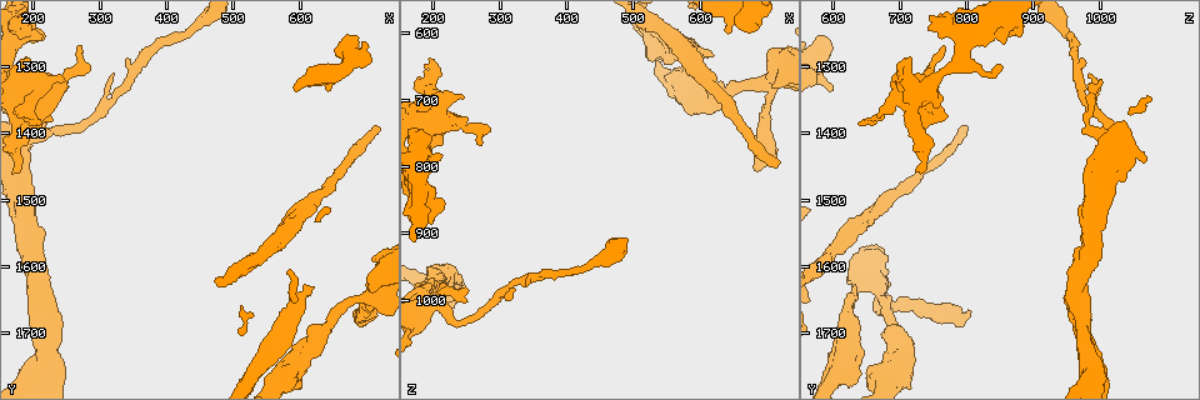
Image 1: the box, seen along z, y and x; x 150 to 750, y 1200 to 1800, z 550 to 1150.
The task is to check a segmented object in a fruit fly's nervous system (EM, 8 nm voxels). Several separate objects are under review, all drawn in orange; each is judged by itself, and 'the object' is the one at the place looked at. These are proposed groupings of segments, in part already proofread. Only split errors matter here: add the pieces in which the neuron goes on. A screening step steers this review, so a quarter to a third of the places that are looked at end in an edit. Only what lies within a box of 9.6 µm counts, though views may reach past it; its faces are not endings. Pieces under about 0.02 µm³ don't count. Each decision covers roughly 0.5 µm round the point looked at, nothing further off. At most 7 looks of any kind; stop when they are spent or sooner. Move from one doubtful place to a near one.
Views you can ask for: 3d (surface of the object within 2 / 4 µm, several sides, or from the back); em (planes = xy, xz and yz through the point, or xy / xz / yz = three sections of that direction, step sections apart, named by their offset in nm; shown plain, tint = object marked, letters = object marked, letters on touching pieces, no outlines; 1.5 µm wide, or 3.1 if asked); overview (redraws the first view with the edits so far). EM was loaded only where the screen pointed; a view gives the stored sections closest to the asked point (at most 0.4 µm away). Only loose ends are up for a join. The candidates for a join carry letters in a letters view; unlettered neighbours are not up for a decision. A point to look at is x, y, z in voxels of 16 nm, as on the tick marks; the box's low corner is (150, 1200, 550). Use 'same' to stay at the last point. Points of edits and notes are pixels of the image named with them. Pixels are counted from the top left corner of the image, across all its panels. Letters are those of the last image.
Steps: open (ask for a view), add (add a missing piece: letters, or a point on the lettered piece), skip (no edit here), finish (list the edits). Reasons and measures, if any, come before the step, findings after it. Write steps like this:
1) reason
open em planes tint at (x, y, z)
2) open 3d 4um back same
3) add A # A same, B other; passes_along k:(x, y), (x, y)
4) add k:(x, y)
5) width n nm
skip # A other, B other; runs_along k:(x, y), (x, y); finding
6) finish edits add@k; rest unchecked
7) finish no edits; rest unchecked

an open end
open 3d 4um at (195, 1390, 635)

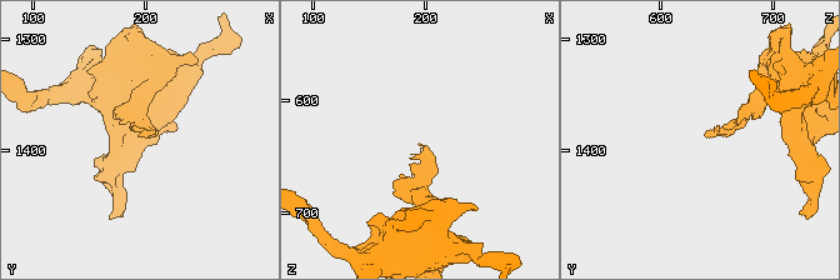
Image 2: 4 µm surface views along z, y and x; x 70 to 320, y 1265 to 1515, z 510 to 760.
open em planes letters at (194, 1386, 638)

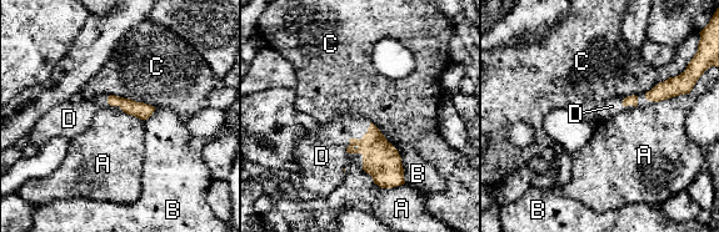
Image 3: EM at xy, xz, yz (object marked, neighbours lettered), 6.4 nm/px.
width 100 nm
add D # A other, B other, C other, D same; passes_along 3:(380, 159), (348, 146), (321, 156); the neuron continues

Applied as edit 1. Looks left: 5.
see it whole again
open overview

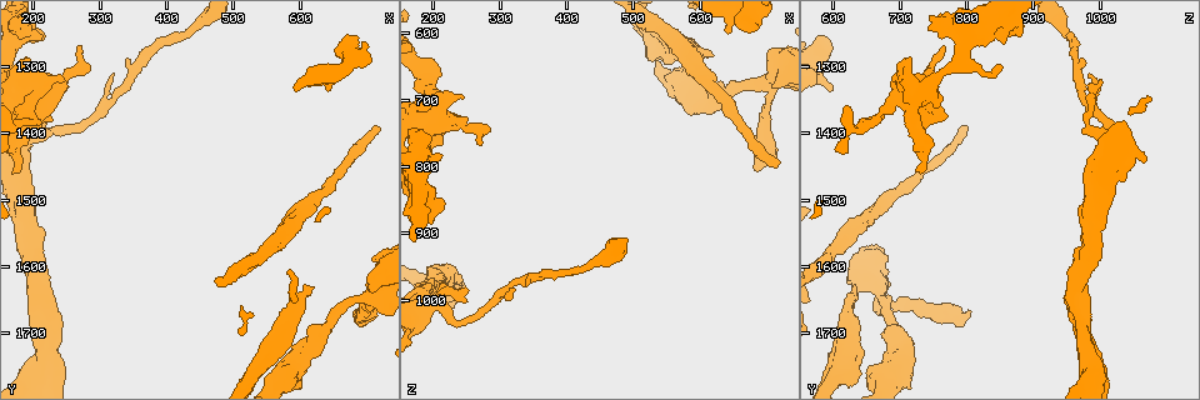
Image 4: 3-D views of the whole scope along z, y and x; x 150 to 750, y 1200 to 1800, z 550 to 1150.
end of a long branch
open em planes letters at (710, 1390, 800)

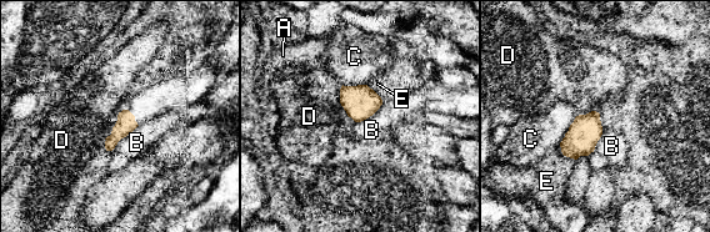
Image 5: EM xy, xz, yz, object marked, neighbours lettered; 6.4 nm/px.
width 120 nm
skip # A other, B other, C other, D other, E other; border 5:(341, 85), (340, 105), (348, 115); no lettered piece goes on from it

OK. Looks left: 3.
open em planes plain at (680, 1670, 805)

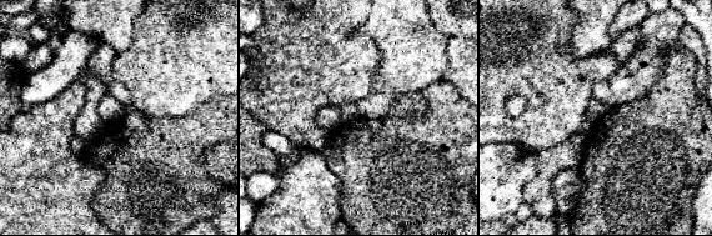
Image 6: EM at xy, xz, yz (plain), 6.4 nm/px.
open em planes letters same

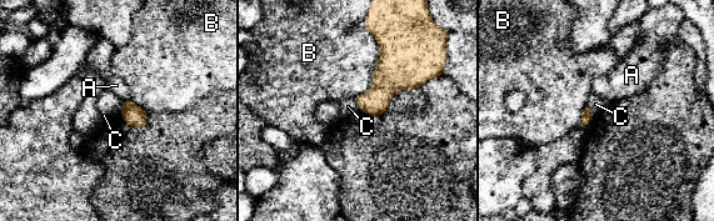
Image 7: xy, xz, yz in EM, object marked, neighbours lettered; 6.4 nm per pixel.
skip # A other, B other, C other; border 7:(354, 98), (360, 109); no lettered piece goes on from it

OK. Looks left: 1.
finish edits add@3; rest unchecked

